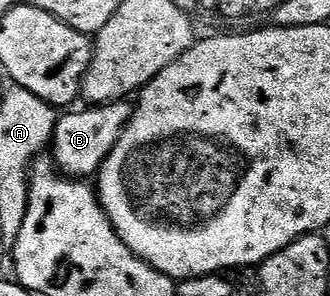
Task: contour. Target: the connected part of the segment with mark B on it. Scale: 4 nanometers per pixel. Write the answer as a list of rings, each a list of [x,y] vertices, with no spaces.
[[[127,101],[101,103],[86,108],[88,111],[68,110],[60,114],[55,121],[55,137],[53,140],[53,163],[64,176],[80,181],[94,176],[109,153],[117,145],[121,133],[131,120],[132,104]]]

